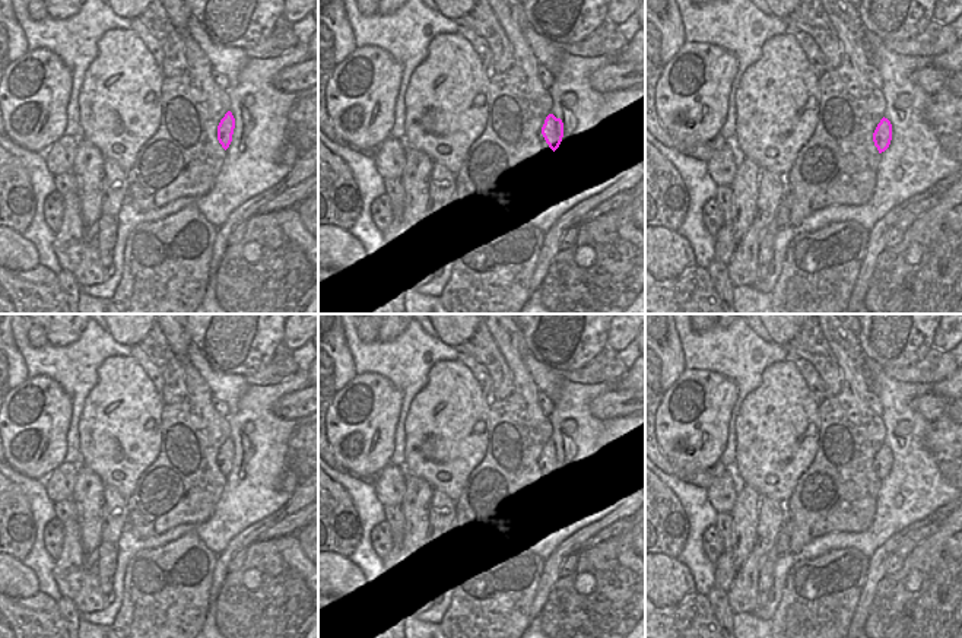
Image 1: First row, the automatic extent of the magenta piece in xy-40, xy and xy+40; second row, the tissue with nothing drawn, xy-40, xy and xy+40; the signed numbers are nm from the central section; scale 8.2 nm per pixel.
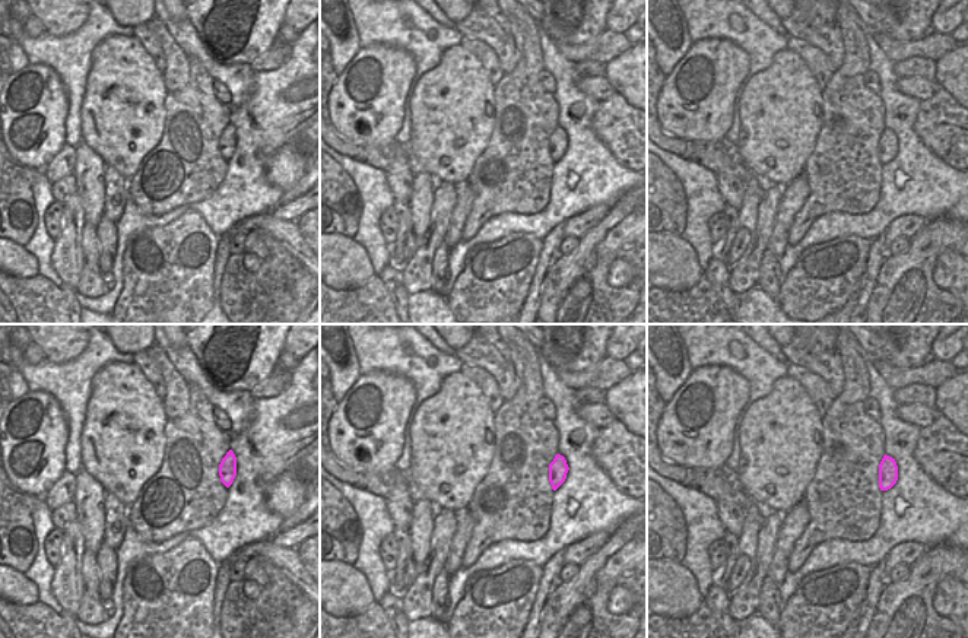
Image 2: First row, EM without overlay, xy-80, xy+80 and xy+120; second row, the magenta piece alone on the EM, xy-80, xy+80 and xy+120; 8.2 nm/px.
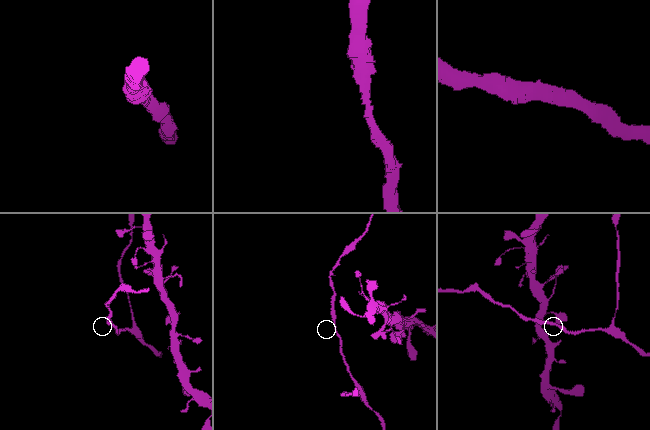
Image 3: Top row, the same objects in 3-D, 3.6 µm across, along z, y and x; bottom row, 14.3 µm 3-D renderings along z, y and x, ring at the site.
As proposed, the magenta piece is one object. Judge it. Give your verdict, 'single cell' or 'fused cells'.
single cell

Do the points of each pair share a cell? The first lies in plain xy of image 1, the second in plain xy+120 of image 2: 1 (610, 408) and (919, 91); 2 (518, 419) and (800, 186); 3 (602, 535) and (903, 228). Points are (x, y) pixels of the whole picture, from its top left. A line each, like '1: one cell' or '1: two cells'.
1: one cell
2: two cells
3: one cell

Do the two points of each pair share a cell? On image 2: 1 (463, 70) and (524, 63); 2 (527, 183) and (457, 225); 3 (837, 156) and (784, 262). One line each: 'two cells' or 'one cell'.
1: two cells
2: two cells
3: two cells

